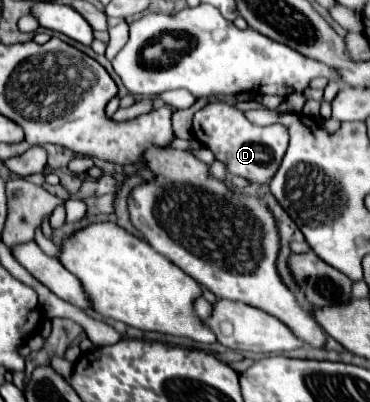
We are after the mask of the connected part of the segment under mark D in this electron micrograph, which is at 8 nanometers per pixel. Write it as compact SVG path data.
M208 102L204 108L200 108L194 114L192 134L214 154L216 160L226 166L228 174L242 176L254 184L268 184L272 180L288 148L288 130L282 124L256 126L248 122L240 110L226 102Z

